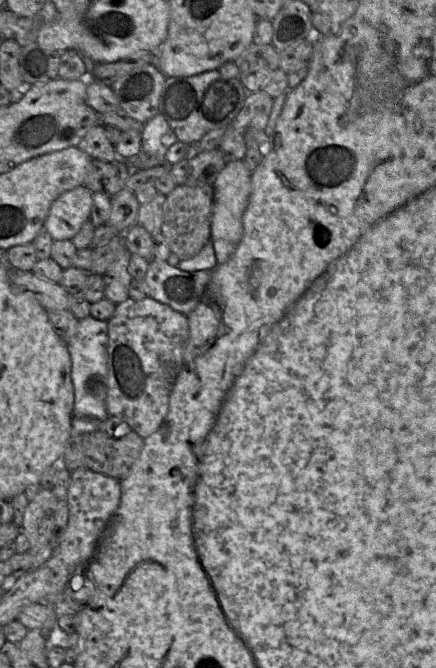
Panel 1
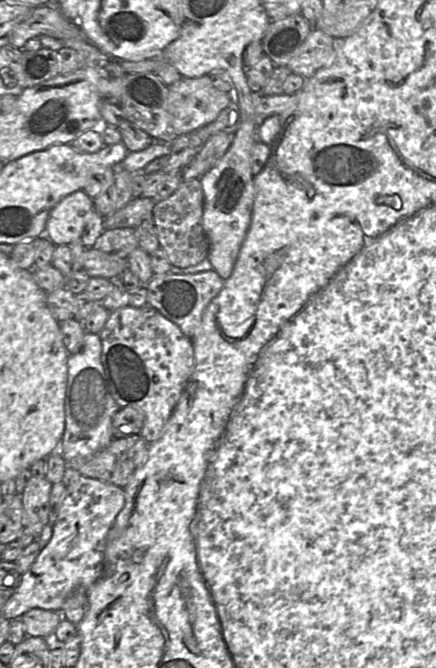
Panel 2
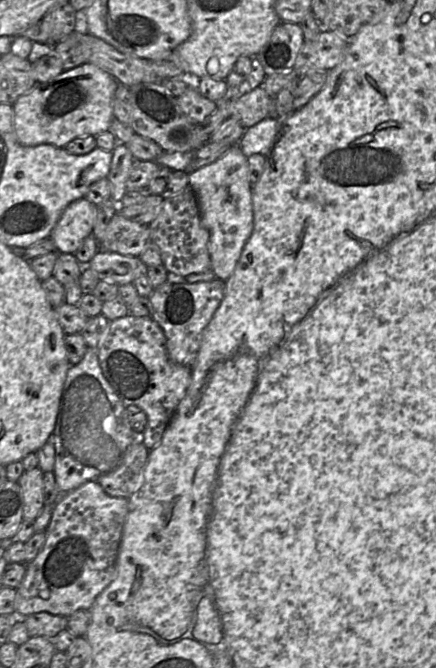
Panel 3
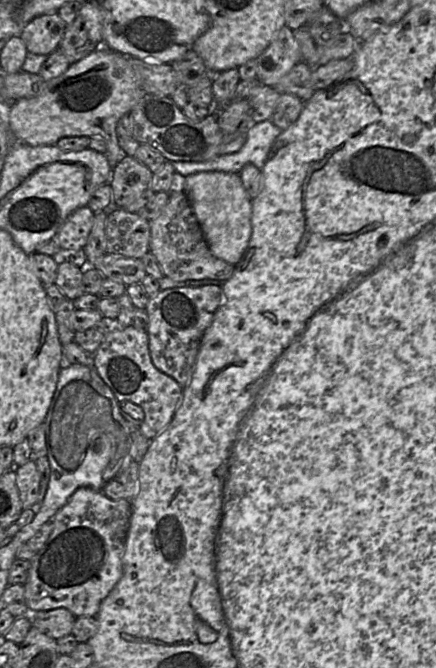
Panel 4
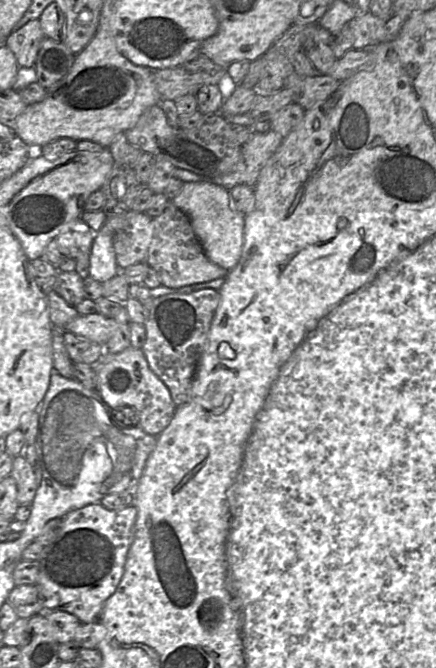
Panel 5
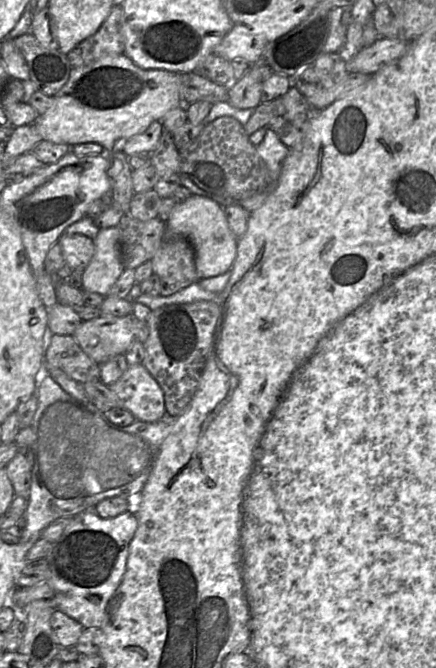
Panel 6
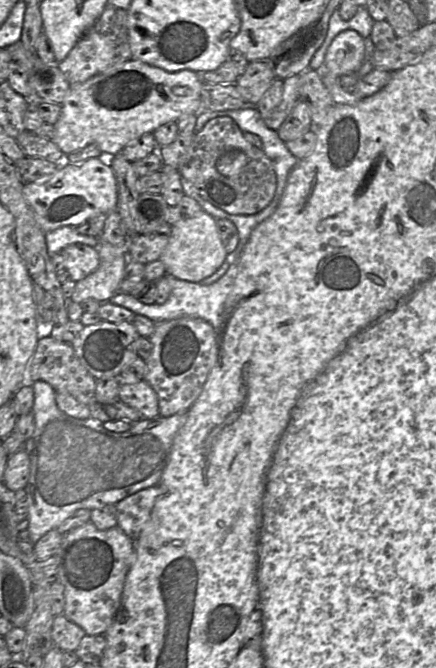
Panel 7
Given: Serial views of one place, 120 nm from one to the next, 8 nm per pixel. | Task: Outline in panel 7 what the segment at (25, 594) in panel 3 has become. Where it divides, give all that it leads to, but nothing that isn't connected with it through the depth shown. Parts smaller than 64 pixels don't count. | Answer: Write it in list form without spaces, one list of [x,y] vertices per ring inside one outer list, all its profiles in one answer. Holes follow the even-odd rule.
[[[88,521],[64,535],[58,556],[60,564],[57,581],[64,586],[63,615],[81,627],[85,635],[105,635],[120,608],[126,576],[135,561],[135,541],[118,526],[108,530],[99,530],[92,522]]]

